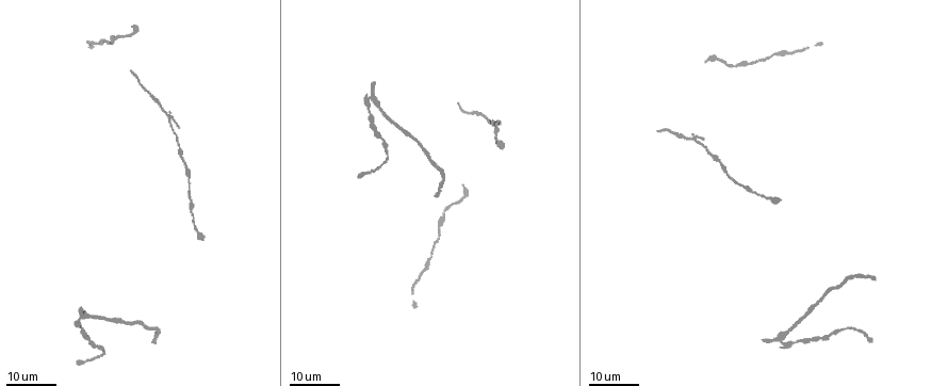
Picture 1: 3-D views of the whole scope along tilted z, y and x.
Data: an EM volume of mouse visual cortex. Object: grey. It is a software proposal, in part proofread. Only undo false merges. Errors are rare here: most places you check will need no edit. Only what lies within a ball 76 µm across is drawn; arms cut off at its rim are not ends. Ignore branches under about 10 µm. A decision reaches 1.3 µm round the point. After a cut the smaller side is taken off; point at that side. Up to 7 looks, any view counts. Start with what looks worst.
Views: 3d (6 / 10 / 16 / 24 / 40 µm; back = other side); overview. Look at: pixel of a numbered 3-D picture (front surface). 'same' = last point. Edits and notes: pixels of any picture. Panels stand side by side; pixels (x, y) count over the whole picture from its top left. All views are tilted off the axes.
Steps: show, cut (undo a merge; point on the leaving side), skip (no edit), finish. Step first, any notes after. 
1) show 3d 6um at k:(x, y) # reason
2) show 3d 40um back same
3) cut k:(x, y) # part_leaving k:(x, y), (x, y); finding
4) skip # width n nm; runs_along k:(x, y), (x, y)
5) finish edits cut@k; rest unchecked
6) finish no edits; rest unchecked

show 3d 24um at 1:(151, 98) # thick turns thin

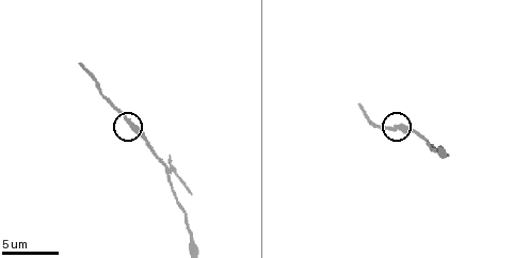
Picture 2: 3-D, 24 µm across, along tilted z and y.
show 3d 6um at 2:(398, 126)

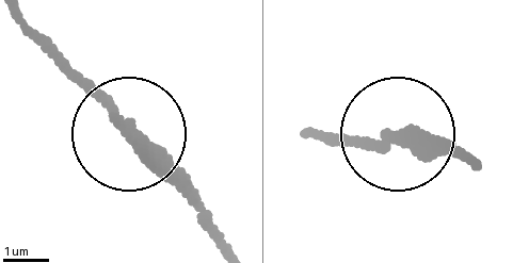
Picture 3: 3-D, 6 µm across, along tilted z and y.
skip # width 280 nm; continuous, no second neuron

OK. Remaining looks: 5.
show 3d 16um at 1:(188, 167) # calibre changes

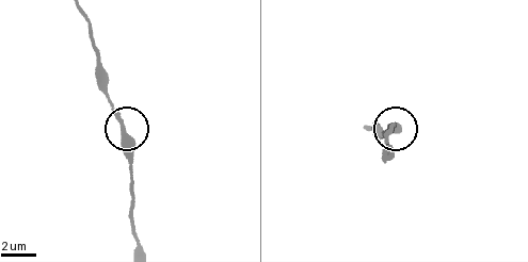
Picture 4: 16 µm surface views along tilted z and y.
show 3d 6um at 4:(125, 127)

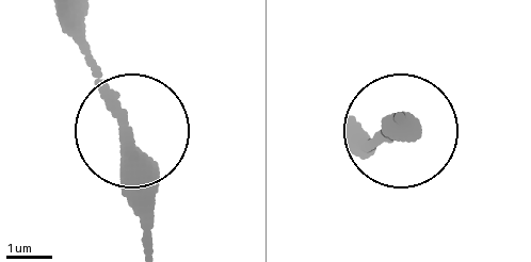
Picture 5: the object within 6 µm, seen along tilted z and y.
skip # runs_along 5:(146, 247), (132, 135), (65, 19); continuous, no second neuron

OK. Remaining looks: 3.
show 3d 6um at 2:(171, 187) # a narrow waist

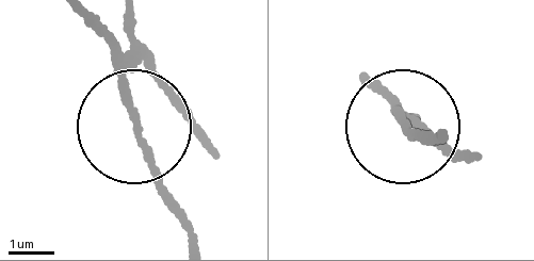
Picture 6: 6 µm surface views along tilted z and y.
show 3d 6um back at 6:(138, 130) # other side

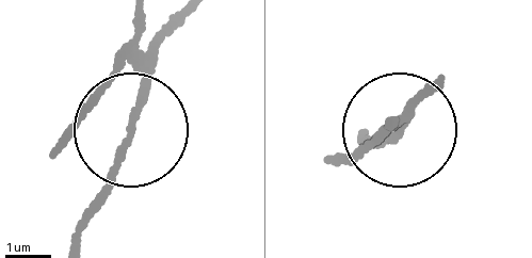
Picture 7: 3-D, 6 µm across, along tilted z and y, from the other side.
skip # runs_along 7:(77, 238), (135, 109), (142, 16); one neuron here

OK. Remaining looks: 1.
finish no edits; rest unchecked

